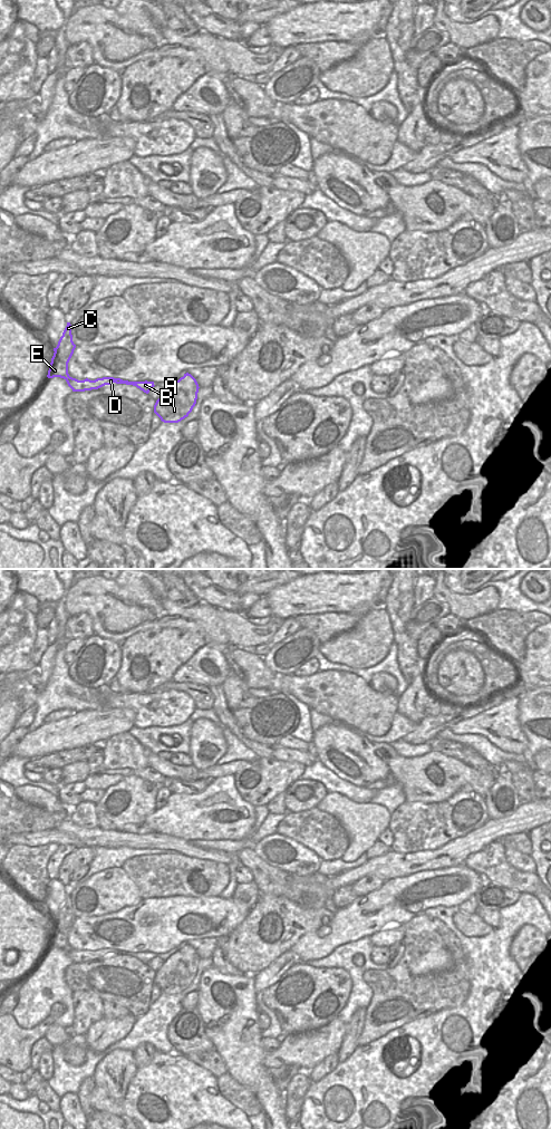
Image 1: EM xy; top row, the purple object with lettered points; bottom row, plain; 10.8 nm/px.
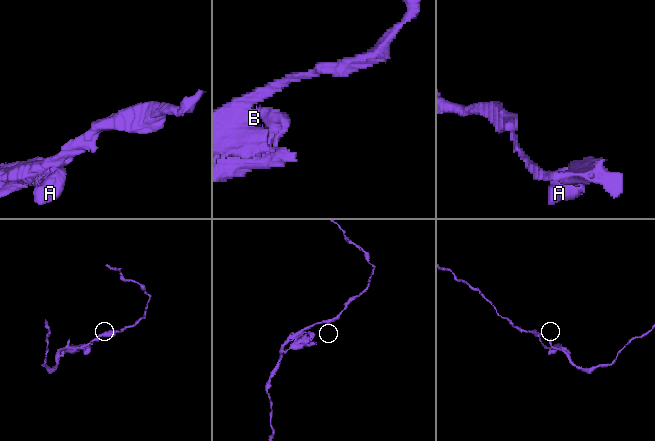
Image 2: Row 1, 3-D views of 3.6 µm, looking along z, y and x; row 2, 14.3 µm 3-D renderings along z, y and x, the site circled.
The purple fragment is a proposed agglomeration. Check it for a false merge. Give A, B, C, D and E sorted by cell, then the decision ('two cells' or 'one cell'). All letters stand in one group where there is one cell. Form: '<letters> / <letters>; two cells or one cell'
A B / C D E; two cells

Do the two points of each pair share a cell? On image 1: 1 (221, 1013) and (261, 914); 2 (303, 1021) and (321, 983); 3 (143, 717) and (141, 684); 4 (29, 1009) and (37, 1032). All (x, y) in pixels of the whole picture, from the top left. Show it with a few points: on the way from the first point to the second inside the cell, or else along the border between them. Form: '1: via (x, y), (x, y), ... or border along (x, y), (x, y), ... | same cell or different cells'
1: border along (242, 973), (253, 975) | different cells
2: via (303, 1012), (303, 1004), (316, 992) | same cell
3: border along (127, 691), (148, 693) | different cells
4: border along (51, 1005), (29, 1029), (11, 1014) | different cells

